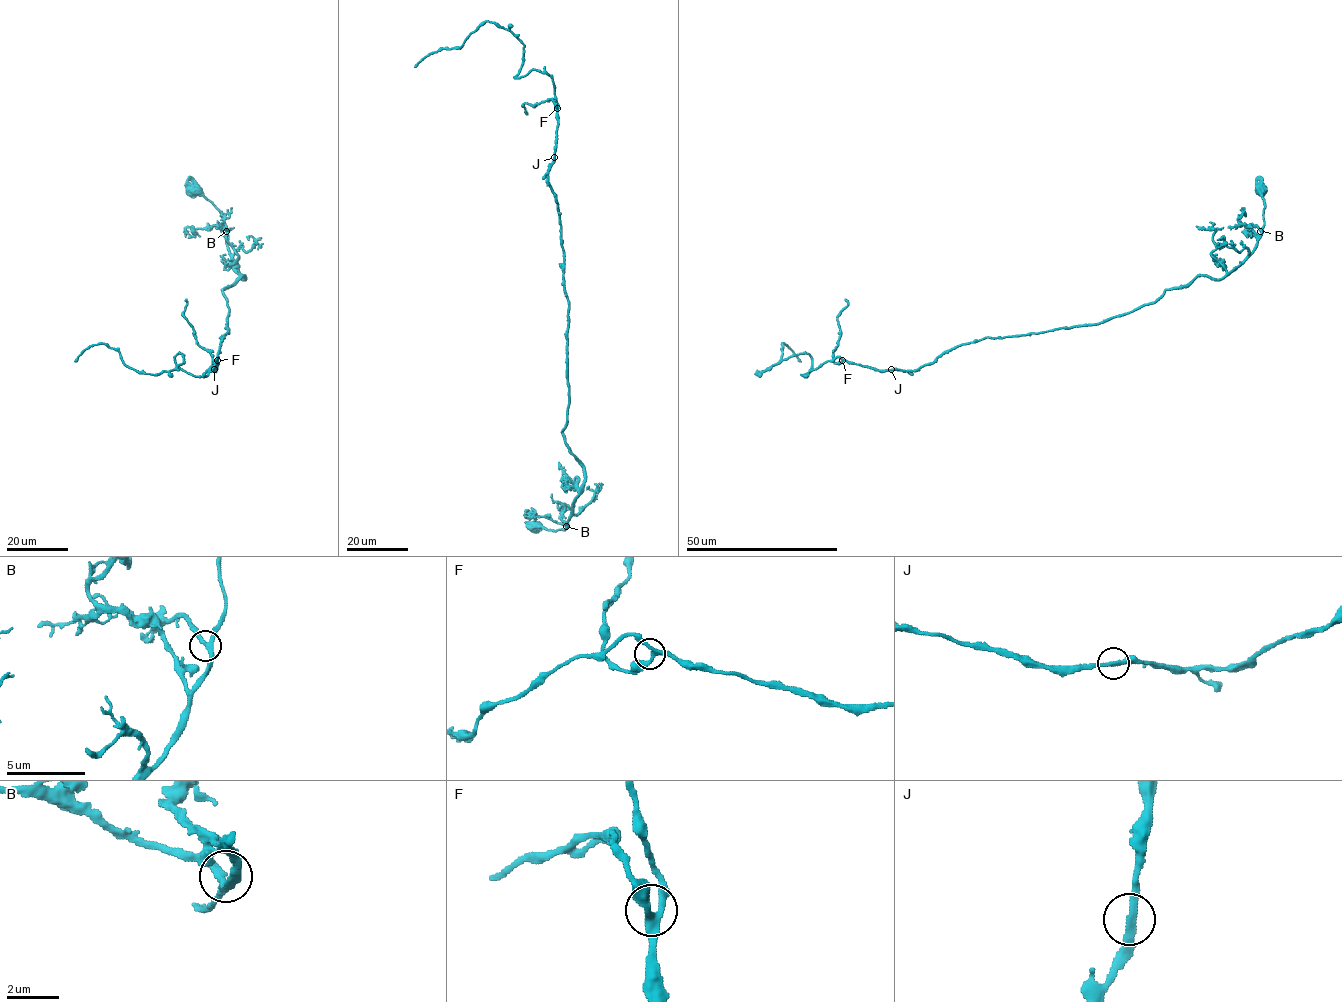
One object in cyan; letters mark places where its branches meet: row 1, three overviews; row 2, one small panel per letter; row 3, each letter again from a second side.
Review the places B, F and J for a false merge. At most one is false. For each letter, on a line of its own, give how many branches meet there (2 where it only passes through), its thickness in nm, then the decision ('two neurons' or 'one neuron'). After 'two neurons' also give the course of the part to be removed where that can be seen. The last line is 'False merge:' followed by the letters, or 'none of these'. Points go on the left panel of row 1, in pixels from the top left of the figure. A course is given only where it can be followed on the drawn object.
B: branches 3; calibre 280 nm; one neuron
F: branches 3; calibre 280 nm; one neuron
J: branches 2; calibre 260 nm; one neuron
False merge: none of these

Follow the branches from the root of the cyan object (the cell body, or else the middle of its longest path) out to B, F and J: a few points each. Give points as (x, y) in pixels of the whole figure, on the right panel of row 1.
B: (1259, 189), (1256, 190), (1264, 204), (1264, 226), (1260, 231)
F: (1259, 189), (1262, 235), (1221, 278), (1197, 275), (1098, 323), (960, 344), (914, 370), (842, 360)
J: (1259, 189), (1262, 235), (1221, 278), (1197, 275), (1098, 323), (984, 337), (917, 369), (891, 369)

